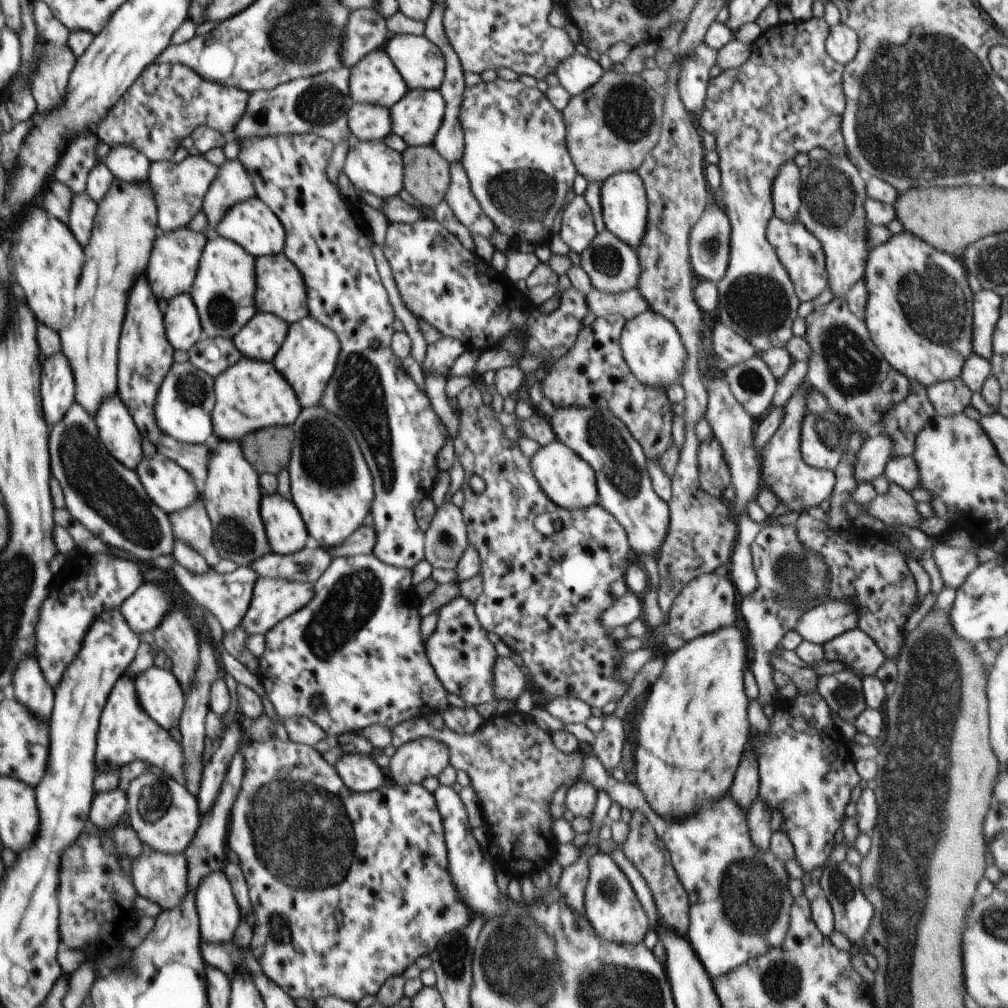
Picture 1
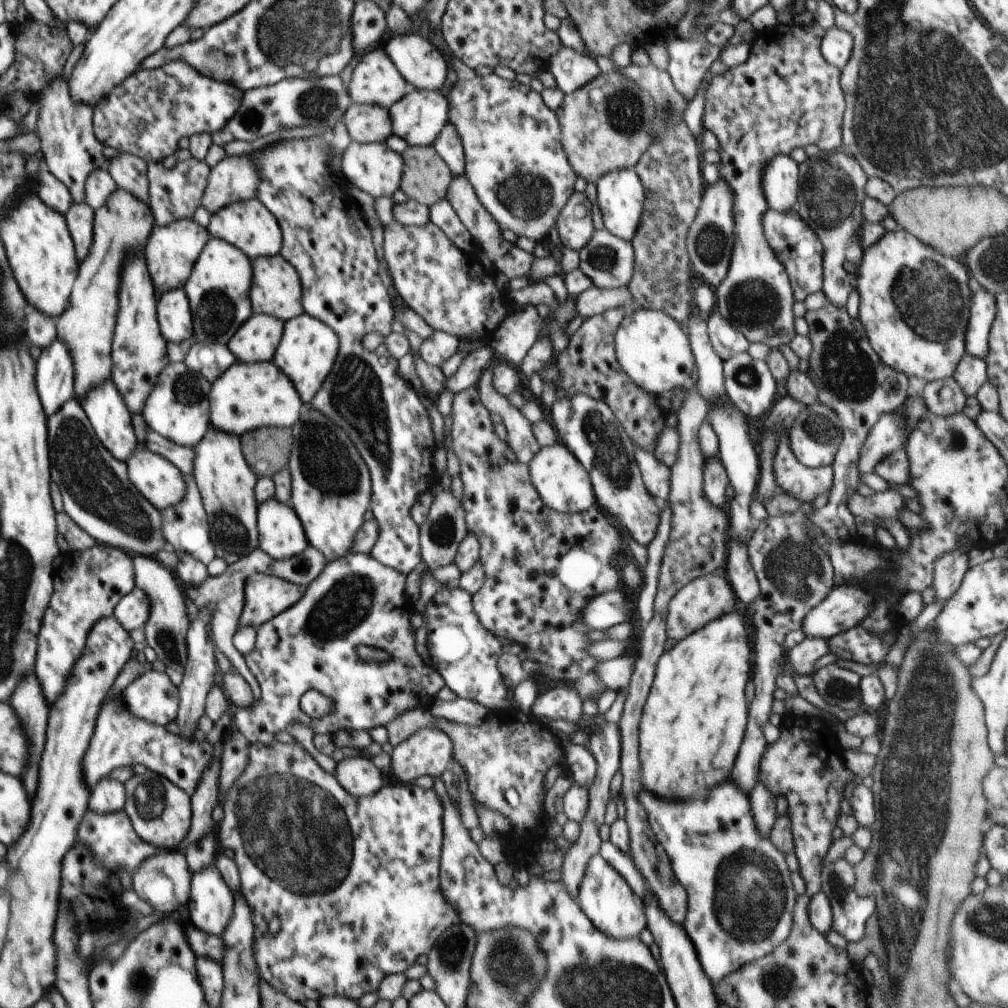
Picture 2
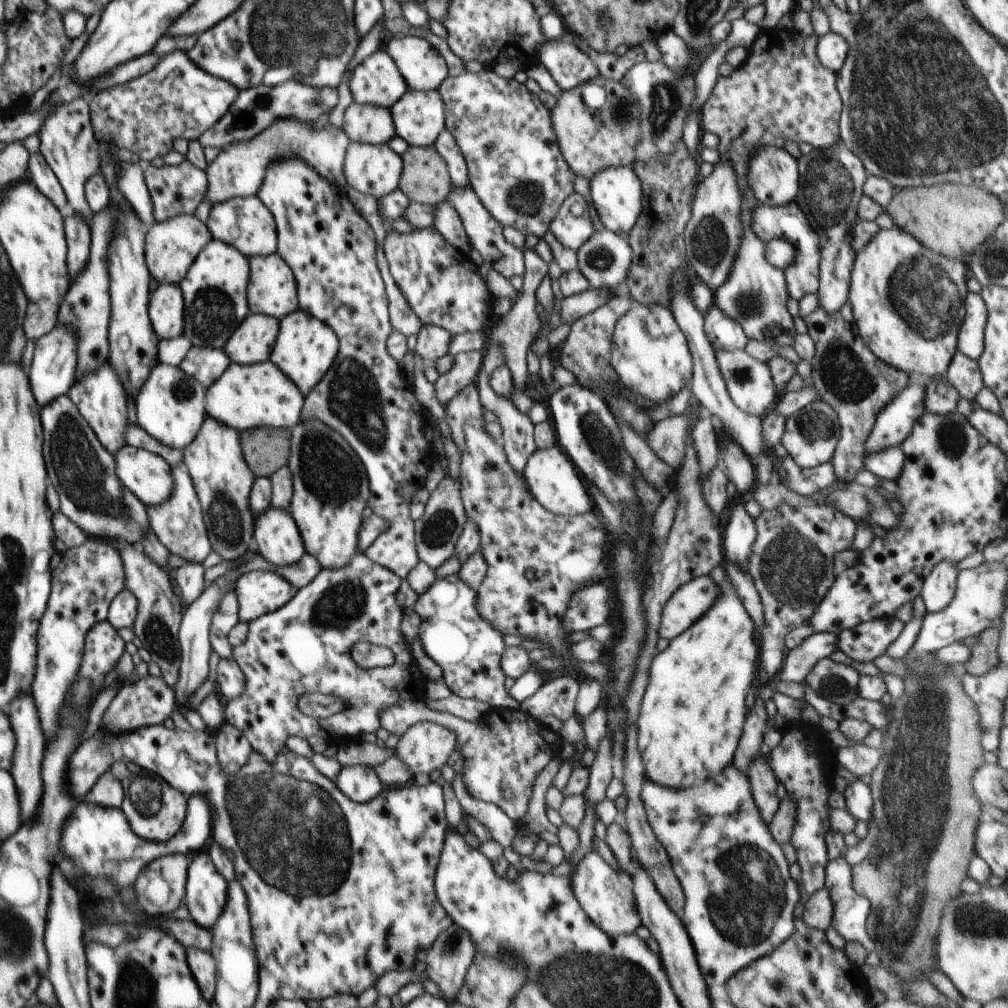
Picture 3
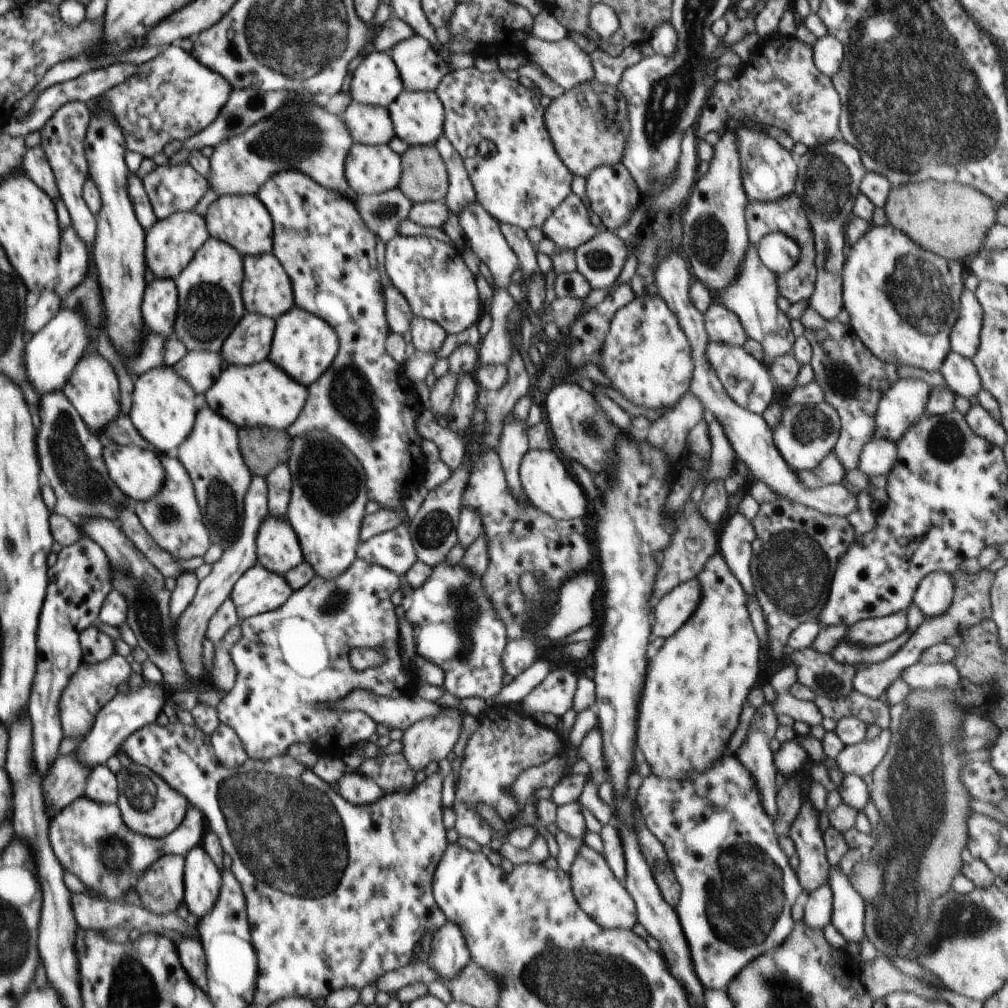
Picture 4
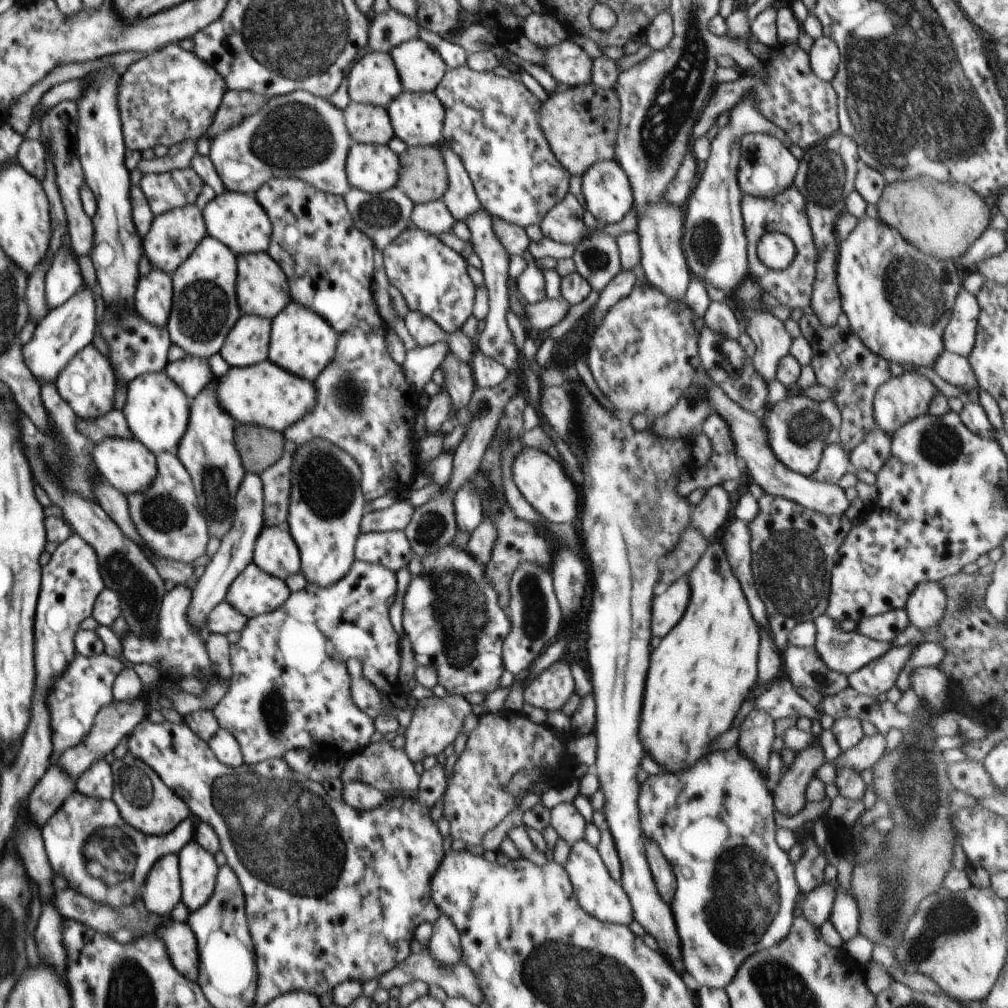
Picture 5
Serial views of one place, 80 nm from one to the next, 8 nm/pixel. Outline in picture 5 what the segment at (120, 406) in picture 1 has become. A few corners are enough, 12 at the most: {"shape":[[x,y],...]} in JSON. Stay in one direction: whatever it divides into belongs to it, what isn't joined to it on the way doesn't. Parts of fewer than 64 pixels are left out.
{"shape":[[90,343],[54,384],[80,419],[114,409],[109,358]]}

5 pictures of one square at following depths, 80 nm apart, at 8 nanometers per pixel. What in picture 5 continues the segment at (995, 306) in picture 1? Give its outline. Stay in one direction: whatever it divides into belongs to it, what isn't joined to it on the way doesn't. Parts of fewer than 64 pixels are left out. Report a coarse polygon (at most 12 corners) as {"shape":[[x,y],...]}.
{"shape":[[962,286],[943,332],[945,350],[968,357],[980,305]]}

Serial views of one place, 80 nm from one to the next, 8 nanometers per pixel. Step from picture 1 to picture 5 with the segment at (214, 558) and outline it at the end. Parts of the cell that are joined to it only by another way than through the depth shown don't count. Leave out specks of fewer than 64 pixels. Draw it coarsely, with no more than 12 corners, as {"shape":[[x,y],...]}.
{"shape":[[161,452],[127,496],[155,557],[190,564],[211,537],[186,467]]}

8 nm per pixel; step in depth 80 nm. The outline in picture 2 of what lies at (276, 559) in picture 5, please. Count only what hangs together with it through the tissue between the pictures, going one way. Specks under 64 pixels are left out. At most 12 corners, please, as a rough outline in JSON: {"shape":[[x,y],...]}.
{"shape":[[259,504],[259,548],[292,558],[309,544],[296,511]]}

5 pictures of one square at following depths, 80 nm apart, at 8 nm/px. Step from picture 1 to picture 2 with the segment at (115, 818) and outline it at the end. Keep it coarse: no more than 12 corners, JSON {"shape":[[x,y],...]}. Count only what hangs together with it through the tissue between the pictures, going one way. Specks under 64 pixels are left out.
{"shape":[[102,778],[91,789],[90,811],[98,814],[125,808],[125,784]]}

